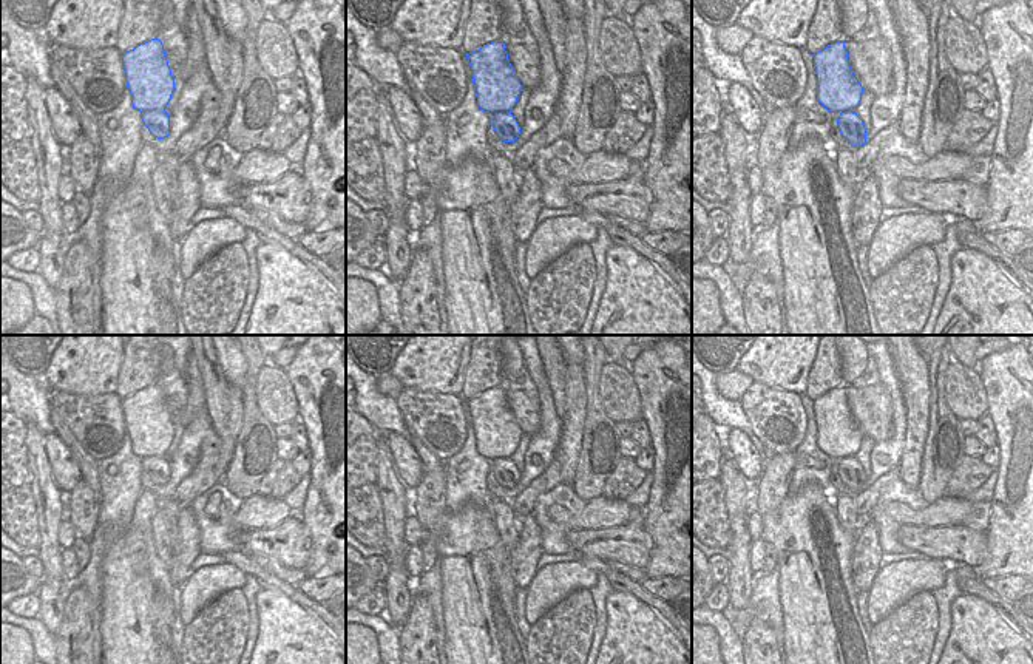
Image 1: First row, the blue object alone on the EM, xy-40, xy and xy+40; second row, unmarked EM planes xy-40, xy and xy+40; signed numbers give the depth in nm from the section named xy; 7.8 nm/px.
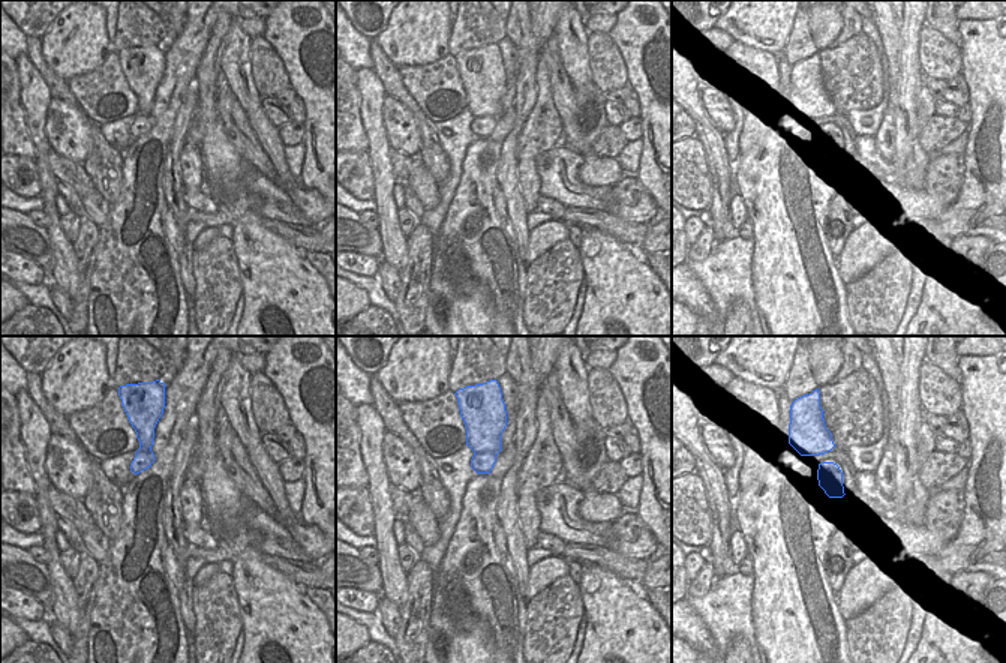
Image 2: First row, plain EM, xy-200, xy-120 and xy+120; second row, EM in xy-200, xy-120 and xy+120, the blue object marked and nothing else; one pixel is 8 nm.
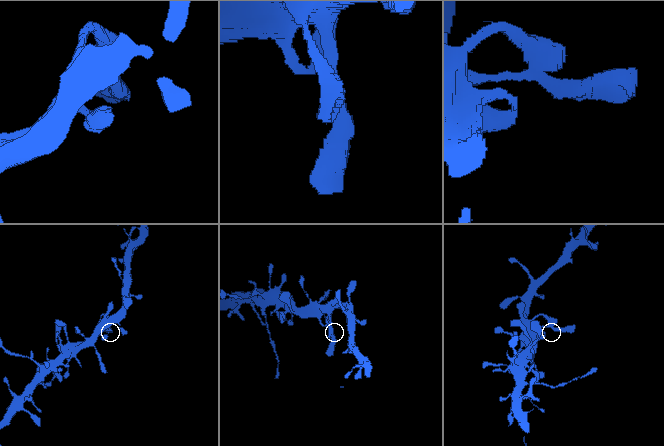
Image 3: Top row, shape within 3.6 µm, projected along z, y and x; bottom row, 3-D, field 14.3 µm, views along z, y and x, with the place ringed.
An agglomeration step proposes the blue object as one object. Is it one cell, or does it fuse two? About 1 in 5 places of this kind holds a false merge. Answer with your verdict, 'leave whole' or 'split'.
leave whole

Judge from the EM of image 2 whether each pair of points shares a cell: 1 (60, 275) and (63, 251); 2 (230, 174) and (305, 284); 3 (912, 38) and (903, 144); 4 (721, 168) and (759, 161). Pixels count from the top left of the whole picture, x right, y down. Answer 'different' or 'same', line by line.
1: same
2: same
3: same
4: different

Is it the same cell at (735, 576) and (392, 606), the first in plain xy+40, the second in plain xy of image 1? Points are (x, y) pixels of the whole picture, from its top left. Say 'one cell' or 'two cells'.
one cell

